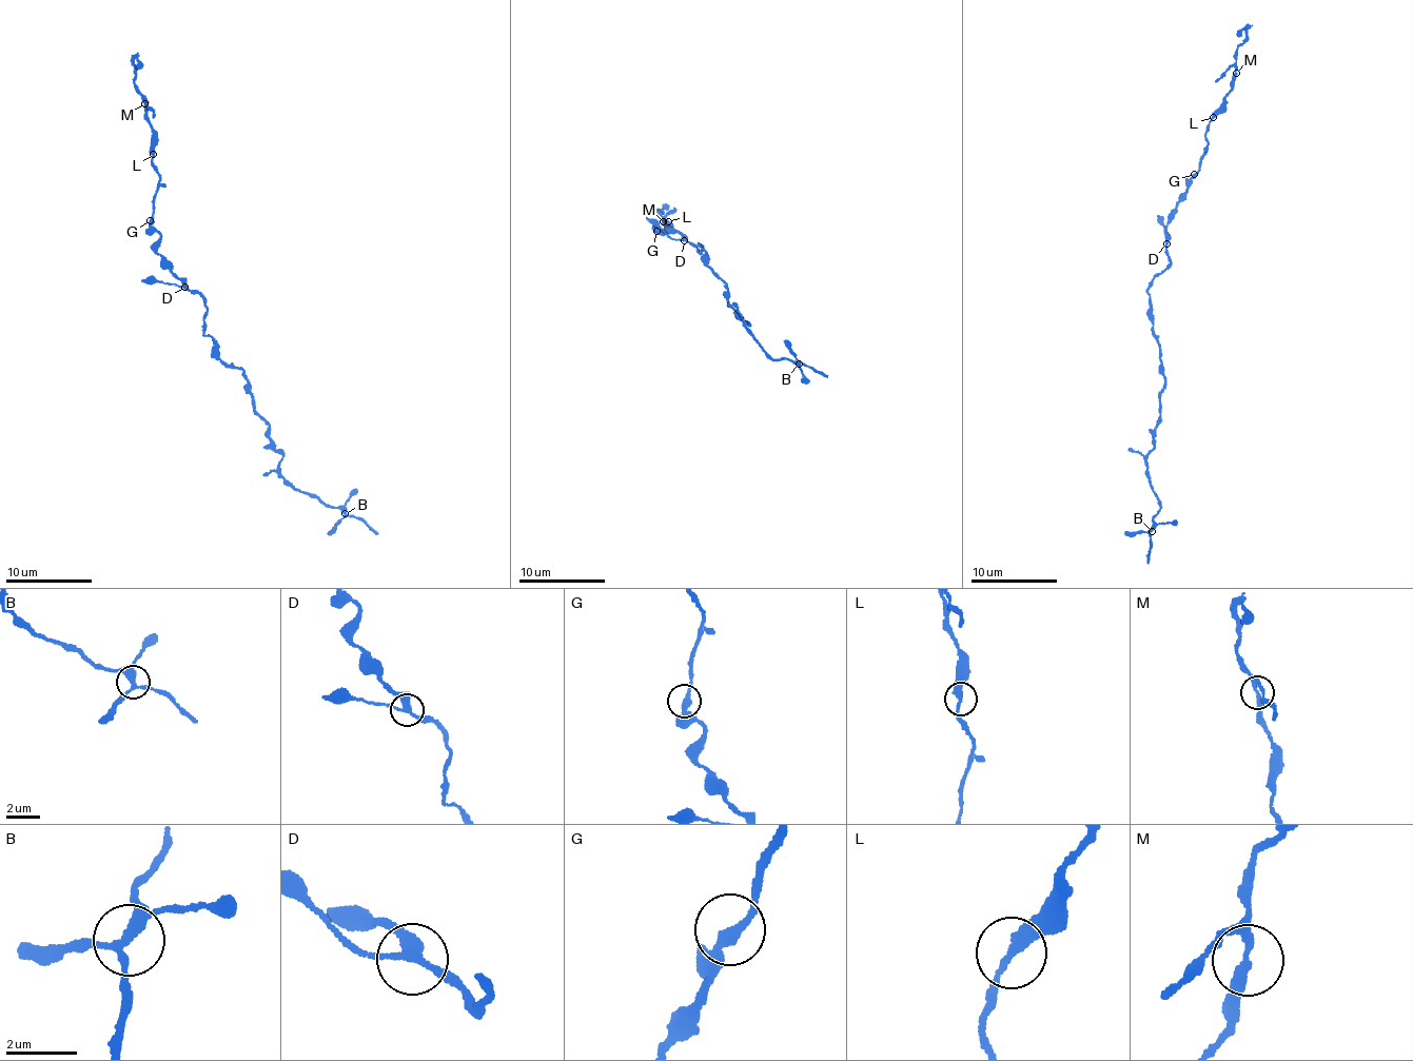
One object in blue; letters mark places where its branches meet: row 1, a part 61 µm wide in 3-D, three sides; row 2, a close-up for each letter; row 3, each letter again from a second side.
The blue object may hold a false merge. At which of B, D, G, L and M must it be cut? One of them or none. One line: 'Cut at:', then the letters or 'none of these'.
Cut at: D

